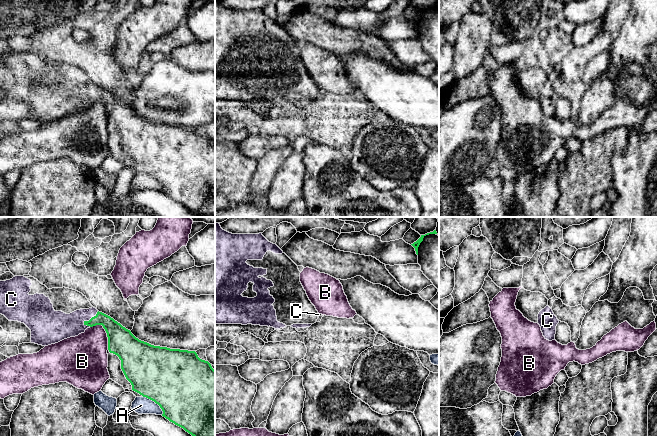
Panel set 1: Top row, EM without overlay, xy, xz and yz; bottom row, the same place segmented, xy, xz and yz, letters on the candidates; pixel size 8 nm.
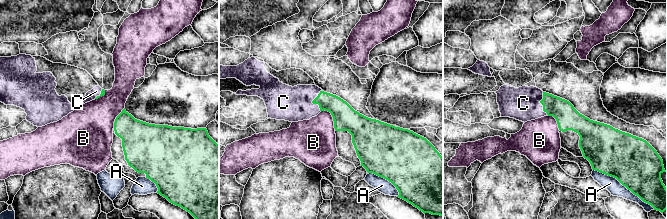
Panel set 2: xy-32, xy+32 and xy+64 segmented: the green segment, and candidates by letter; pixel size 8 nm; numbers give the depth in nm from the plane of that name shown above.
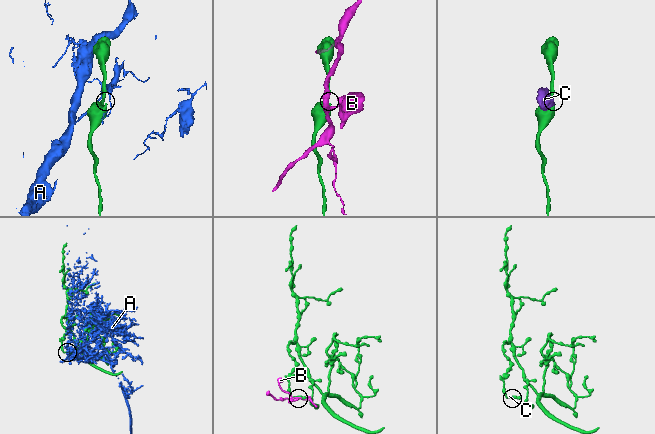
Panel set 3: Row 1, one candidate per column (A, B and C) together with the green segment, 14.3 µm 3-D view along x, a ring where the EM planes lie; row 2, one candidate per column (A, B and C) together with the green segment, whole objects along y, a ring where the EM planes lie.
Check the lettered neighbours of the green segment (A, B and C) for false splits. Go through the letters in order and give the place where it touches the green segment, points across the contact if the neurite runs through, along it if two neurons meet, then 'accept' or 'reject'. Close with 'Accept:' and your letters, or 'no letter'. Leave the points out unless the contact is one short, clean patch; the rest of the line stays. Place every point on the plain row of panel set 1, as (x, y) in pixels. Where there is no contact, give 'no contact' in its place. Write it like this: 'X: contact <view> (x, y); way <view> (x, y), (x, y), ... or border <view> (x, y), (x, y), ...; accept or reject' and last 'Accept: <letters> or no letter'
A: contact xy (154, 177); reject
B: contact xy (106, 108); reject
C: contact xy (91, 94); way xy (117, 111), (102, 95), (91, 94), (61, 102); accept
Accept: C

